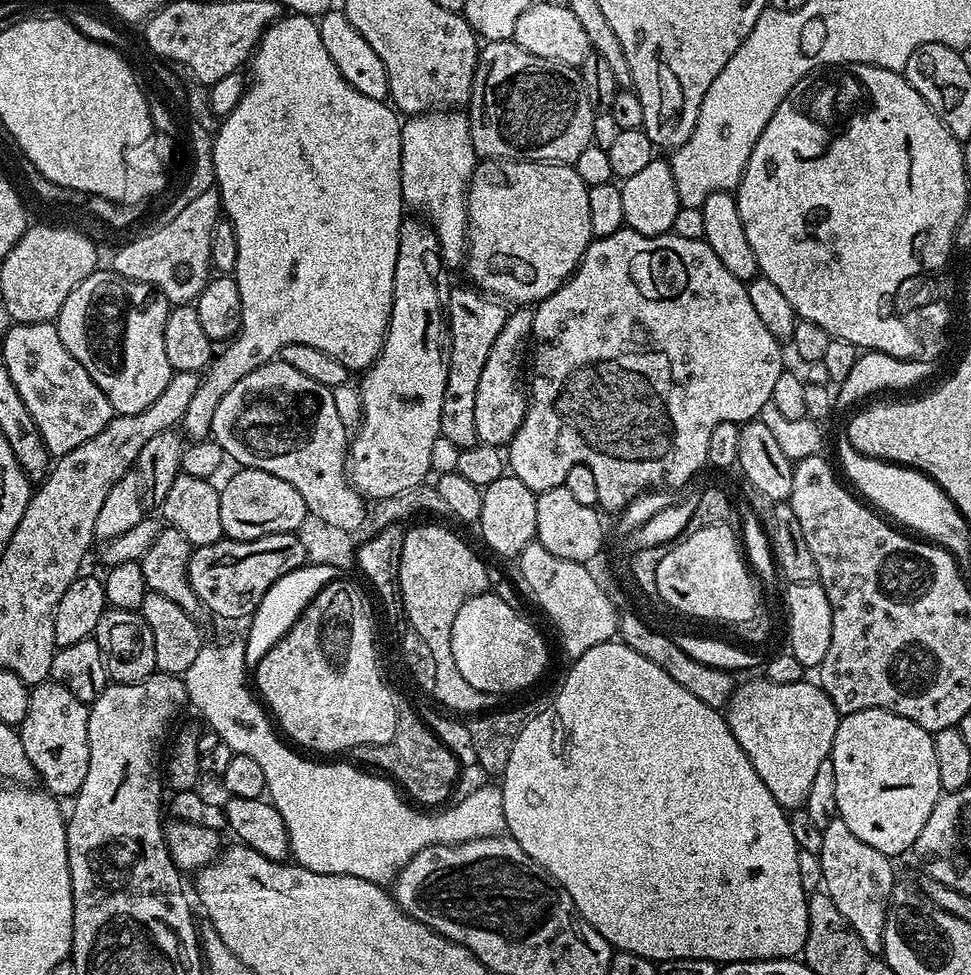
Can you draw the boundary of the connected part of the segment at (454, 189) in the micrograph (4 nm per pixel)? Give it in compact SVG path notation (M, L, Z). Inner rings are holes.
M463 111L425 112L401 123L400 181L404 202L436 232L440 253L449 269L459 264L461 267L468 254L468 183L477 163L468 118Z

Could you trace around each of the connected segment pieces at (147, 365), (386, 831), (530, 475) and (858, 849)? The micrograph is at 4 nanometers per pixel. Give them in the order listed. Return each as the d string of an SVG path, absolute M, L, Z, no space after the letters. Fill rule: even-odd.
M111 270L90 273L62 302L62 310L56 315L55 325L62 346L82 362L82 370L94 378L94 382L106 394L113 413L117 416L138 414L162 395L162 390L172 377L172 367L166 358L164 327L170 311L169 301L157 294L149 284L127 280Z
M240 634L230 637L229 640L220 640L217 644L205 642L194 657L194 663L182 673L182 683L190 704L200 708L205 722L208 723L205 725L218 734L220 743L230 746L233 754L246 754L246 758L254 758L254 762L262 766L262 774L266 774L267 799L279 810L286 822L290 856L295 863L318 874L366 878L384 886L395 881L396 873L406 866L406 862L410 862L410 858L414 858L422 849L429 848L432 844L461 844L474 838L498 836L505 831L506 814L502 806L502 787L499 783L489 782L482 786L482 790L468 795L464 801L453 803L452 808L445 807L440 810L445 812L440 812L437 816L427 816L424 813L427 811L417 810L411 803L404 804L405 797L398 791L397 785L383 775L373 774L352 762L319 764L316 760L299 756L304 754L281 739L265 705L257 699L250 687L250 667L244 661L244 644L245 637Z
M627 226L609 236L597 236L584 252L579 268L576 269L573 275L568 277L567 282L557 292L550 294L545 300L541 300L539 304L535 305L534 322L532 323L532 334L530 337L530 395L528 397L528 409L524 415L522 426L514 434L514 438L509 440L506 445L507 467L510 469L511 475L517 476L522 482L526 482L526 486L530 486L532 492L539 494L546 487L546 481L544 481L544 464L561 464L561 466L585 464L586 466L590 466L590 470L594 474L594 482L598 482L598 505L605 513L608 511L613 512L613 514L623 512L628 503L636 496L643 494L643 492L663 488L668 490L680 488L700 467L705 467L708 464L710 434L714 431L714 426L718 426L722 422L734 422L738 425L747 424L748 421L757 419L761 410L772 402L774 386L778 383L778 374L782 374L786 370L784 352L780 348L783 348L781 341L776 340L774 334L770 334L770 330L766 330L766 326L762 326L762 318L758 318L758 310L754 310L754 306L750 303L750 294L748 293L745 281L734 278L734 274L730 274L730 270L726 270L726 266L722 266L722 262L718 262L718 254L714 254L714 250L710 250L710 246L705 244L703 240L678 238L671 234L647 236L646 234L638 234Z
M834 819L823 828L822 850L819 854L822 862L822 888L828 897L838 906L838 914L846 918L846 922L862 938L862 946L877 954L884 950L884 927L888 910L892 902L893 861L882 855L874 846L866 846L862 838L856 837L846 826L846 822Z

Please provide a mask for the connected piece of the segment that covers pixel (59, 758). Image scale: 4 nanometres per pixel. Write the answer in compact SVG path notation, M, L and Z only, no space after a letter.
M54 679L43 680L31 689L30 706L26 710L26 718L19 724L22 750L26 750L26 758L30 758L32 771L38 777L39 783L51 795L57 798L75 797L78 790L82 790L82 781L86 778L86 770L90 767L90 742L88 741L88 709L66 686L62 686Z

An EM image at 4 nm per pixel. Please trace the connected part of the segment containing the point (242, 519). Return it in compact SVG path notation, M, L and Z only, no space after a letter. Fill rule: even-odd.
M261 468L236 470L220 488L220 509L222 530L229 540L254 540L266 535L295 533L310 516L306 502L302 502L302 494L298 494L290 482L282 482L282 478L274 478L274 474L266 474Z

